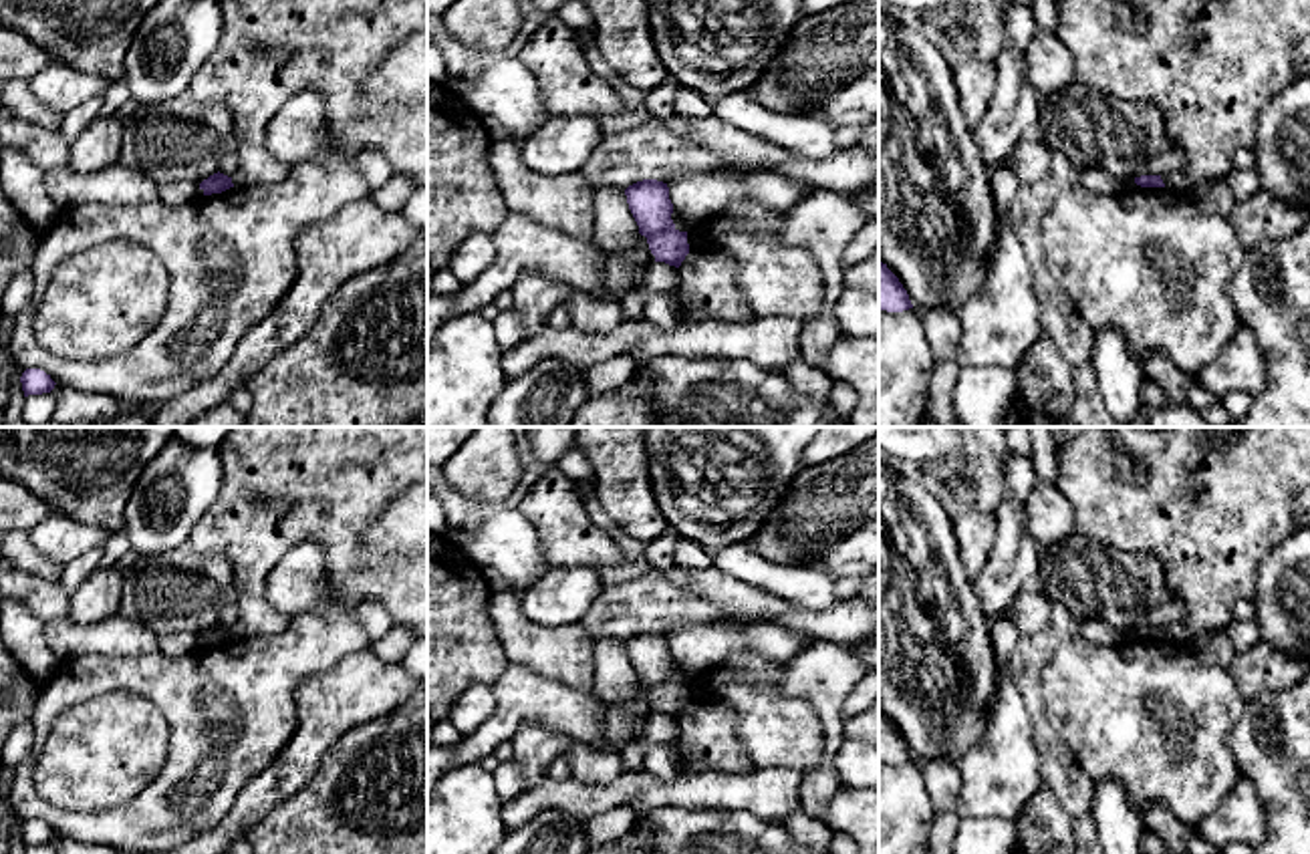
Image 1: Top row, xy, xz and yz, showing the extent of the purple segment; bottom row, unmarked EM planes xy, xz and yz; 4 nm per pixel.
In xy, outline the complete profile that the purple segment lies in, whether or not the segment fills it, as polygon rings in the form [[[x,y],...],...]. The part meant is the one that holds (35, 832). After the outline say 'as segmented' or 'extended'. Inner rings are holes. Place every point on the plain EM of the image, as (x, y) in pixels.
[[[26,820],[20,828],[24,848],[42,846],[54,840],[54,832],[40,820]]] | as segmented

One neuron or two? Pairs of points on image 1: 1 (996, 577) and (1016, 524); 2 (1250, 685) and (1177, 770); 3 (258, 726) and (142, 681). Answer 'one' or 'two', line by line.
1: one
2: two
3: one

